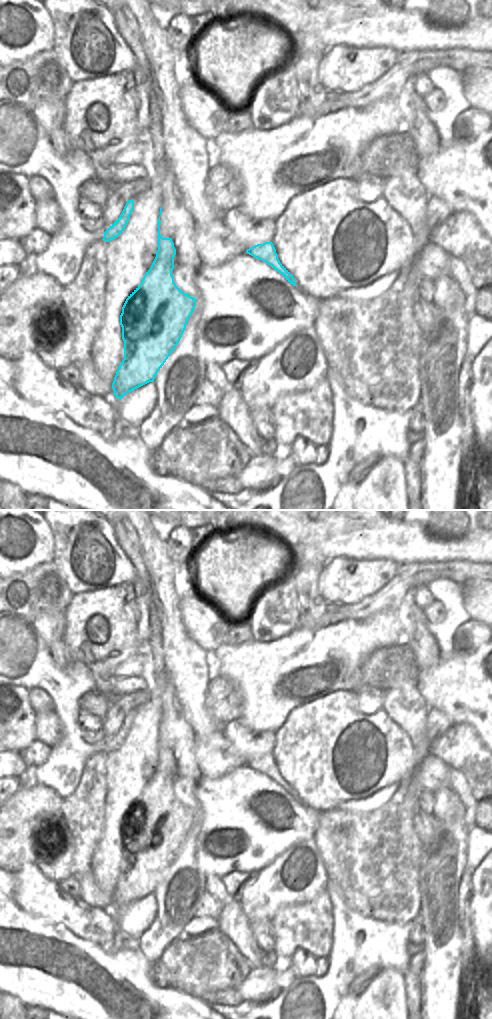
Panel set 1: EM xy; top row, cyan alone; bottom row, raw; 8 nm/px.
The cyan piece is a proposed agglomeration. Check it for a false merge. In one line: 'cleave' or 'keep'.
keep

